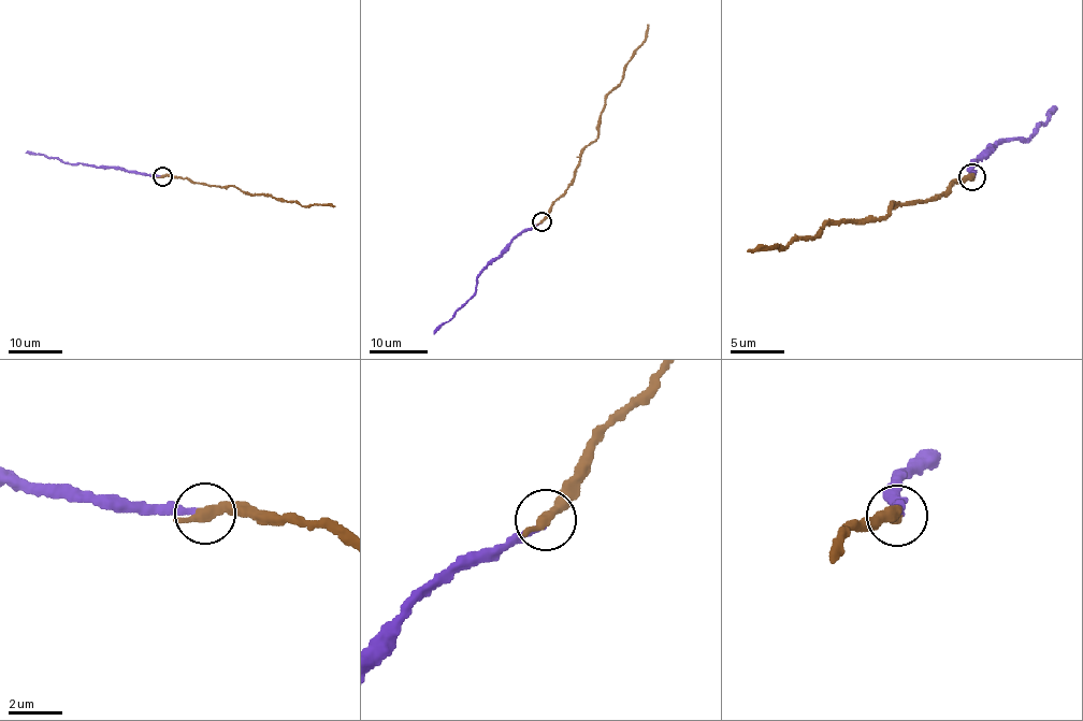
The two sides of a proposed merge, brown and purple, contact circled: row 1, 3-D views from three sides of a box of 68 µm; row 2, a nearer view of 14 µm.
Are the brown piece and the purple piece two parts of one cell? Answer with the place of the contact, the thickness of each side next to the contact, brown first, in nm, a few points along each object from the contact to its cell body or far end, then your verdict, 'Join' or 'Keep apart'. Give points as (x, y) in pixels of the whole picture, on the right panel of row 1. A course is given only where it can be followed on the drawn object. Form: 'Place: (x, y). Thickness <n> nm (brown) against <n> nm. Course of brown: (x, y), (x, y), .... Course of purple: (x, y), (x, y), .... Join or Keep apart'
Place: (972, 177). Thickness 480 nm (brown) against 190 nm. Course of brown: (971, 177), (949, 183), (944, 192), (927, 201), (890, 204), (885, 217), (825, 222), (814, 236), (750, 250). Course of purple: (971, 175), (967, 171), (990, 150), (1006, 139), (1027, 140), (1056, 110). Join

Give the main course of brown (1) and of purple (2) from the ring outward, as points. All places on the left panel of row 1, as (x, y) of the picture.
1: (162, 176), (187, 177), (207, 186), (235, 186), (243, 191), (301, 205), (335, 206)
2: (162, 175), (144, 175), (25, 153)

